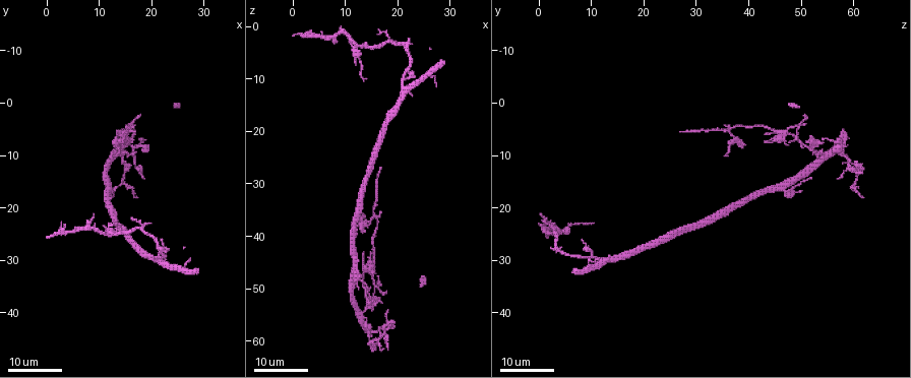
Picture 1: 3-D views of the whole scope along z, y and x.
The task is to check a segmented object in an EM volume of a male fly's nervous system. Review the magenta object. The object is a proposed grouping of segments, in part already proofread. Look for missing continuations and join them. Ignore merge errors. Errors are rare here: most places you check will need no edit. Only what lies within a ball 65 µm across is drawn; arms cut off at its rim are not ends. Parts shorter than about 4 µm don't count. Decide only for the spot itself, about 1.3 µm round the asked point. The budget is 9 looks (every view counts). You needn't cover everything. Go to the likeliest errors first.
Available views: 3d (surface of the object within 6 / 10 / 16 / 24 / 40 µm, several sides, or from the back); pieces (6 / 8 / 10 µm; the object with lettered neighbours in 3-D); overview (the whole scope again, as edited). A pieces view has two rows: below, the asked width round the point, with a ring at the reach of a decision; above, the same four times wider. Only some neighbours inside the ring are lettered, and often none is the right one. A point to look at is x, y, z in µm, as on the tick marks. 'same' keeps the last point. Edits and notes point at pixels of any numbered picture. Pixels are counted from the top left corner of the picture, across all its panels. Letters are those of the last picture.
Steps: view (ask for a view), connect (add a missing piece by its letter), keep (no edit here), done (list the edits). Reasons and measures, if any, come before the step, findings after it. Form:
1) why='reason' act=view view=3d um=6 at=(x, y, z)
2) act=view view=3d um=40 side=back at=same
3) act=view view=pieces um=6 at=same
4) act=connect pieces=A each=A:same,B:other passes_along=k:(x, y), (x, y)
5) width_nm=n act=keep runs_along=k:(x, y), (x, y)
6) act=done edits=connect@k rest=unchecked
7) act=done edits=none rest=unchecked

why='thin end' act=view view=3d um=24 at=(16.5, 5.0, 27.5)

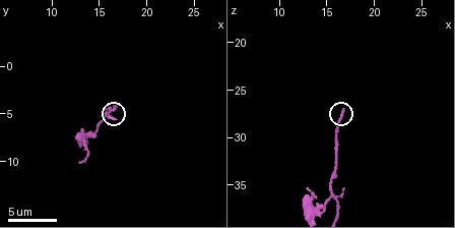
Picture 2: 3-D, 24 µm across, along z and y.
why='zoom in' act=view view=3d um=10 at=same

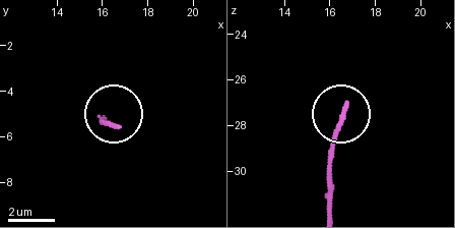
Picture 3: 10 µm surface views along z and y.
why='see the neighbours' act=view view=pieces um=8 at=(16.7, 5.6, 27.1)

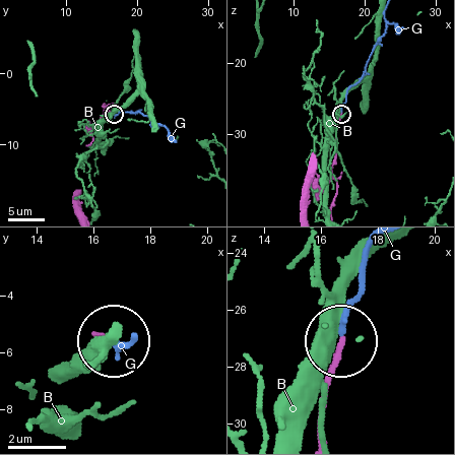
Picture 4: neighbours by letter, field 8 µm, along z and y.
act=connect pieces=G each=B:other,G:same passes_along=4:(335, 131), (346, 91), (383, 36), (385, 17) found='the cell continues'

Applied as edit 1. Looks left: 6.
act=view view=overview

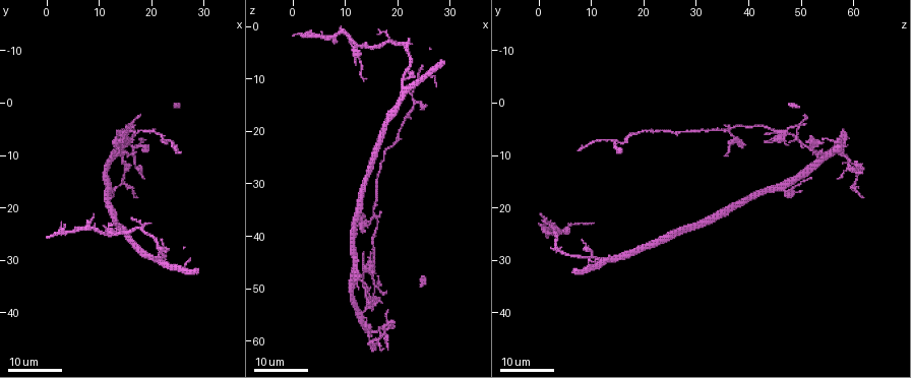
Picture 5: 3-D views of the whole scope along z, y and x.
why='free end' act=view view=3d um=24 at=(25.0, 9.5, 15.0)

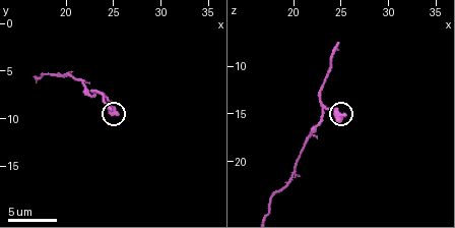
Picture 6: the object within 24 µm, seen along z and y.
why='see the neighbours' act=view view=pieces um=10 at=(25.6, 9.4, 15.0)

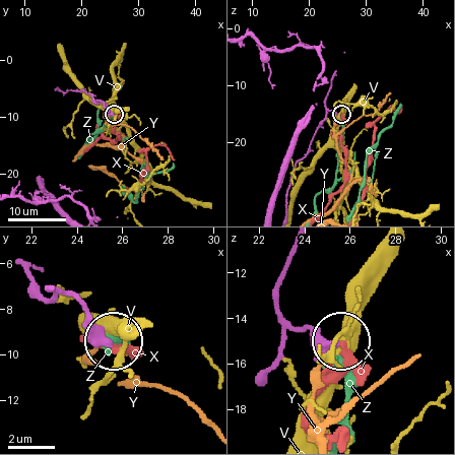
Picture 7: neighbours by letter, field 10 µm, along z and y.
act=keep each=V:other,X:other,Y:other,Z:other runs_along=7:(20, 264), (49, 299), (67, 293), (78, 299), (112, 339) found='no lettered piece goes on from it'

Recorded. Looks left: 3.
why='tapers out' act=view view=3d um=16 at=(14.0, 23.0, 10.5)

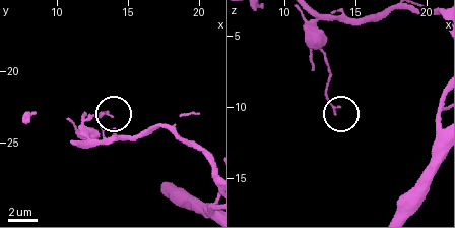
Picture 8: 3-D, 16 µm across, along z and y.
act=view view=pieces um=10 at=(13.8, 23.2, 10.0)

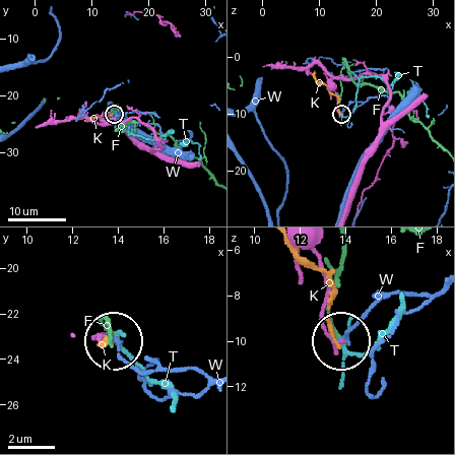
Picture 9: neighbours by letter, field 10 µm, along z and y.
act=keep each=F:other,K:other,T:other,W:other found='none of them fits'

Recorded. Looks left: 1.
act=done edits=connect@4 rest=unchecked

